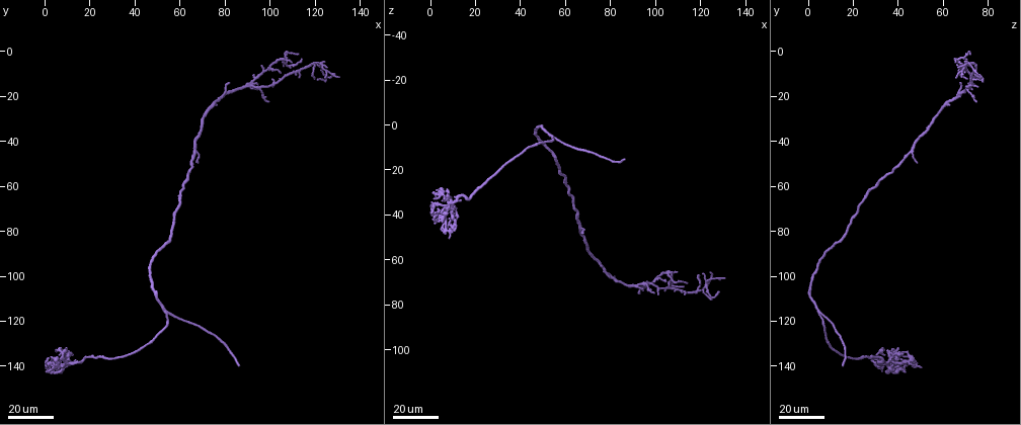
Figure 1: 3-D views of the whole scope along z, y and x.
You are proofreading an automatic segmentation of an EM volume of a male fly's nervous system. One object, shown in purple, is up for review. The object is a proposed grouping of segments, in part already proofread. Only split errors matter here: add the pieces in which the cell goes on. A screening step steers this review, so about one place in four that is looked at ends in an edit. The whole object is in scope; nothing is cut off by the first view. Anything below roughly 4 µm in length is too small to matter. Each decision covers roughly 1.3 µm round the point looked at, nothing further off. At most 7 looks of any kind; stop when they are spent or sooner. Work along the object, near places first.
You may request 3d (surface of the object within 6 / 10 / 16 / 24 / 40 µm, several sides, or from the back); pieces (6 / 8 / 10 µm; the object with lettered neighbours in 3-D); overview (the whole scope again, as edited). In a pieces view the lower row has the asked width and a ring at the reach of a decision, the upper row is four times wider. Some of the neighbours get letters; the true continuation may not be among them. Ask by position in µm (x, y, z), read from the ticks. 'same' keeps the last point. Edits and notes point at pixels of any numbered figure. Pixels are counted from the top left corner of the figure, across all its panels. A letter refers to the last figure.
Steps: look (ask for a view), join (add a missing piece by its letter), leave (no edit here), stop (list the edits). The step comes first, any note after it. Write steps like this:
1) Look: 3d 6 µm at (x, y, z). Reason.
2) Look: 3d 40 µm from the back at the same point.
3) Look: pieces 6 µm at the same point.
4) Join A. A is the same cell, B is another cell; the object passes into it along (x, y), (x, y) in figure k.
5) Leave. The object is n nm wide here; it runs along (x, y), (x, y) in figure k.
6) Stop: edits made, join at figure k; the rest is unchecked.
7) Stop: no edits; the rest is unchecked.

Look: 3d 16 µm at (81, 14, 68). Free end.

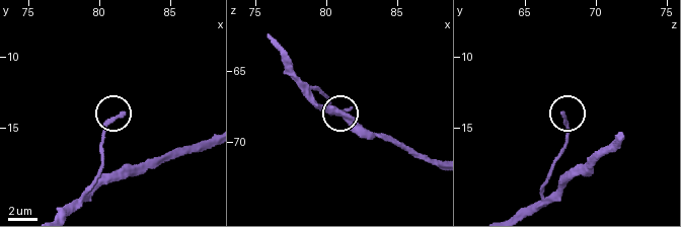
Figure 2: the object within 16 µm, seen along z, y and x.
Look: pieces 8 µm at (81.8, 14.0, 67.6).

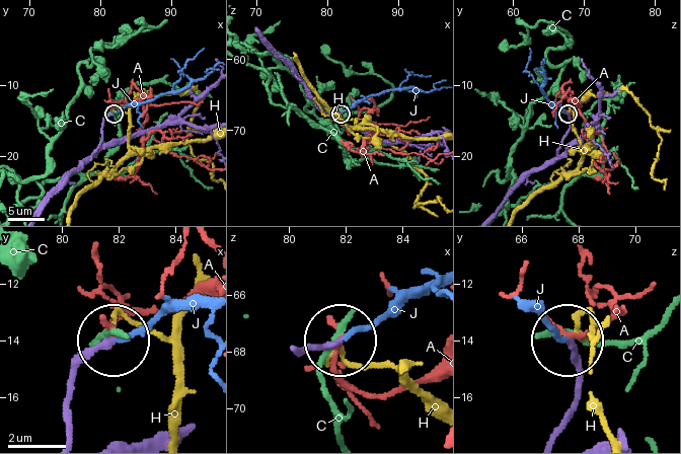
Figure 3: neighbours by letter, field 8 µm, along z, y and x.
Join J. J is the same cell, A, C and H are other cells; the object passes into it along (69, 412), (72, 379), (91, 357), (171, 311), (207, 306) in figure 3; the cell continues.

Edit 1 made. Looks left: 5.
Look: 3d 24 µm at (113, 2, 72). End of a long branch.

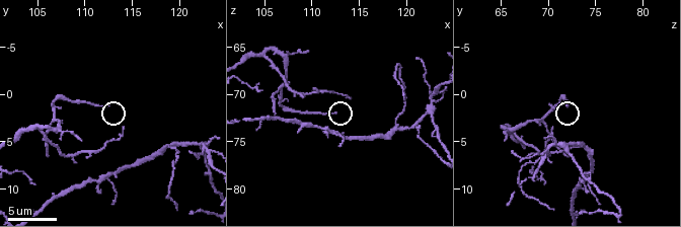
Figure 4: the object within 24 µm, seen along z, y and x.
Look: pieces 6 µm at (112.2, 1.2, 72.2).

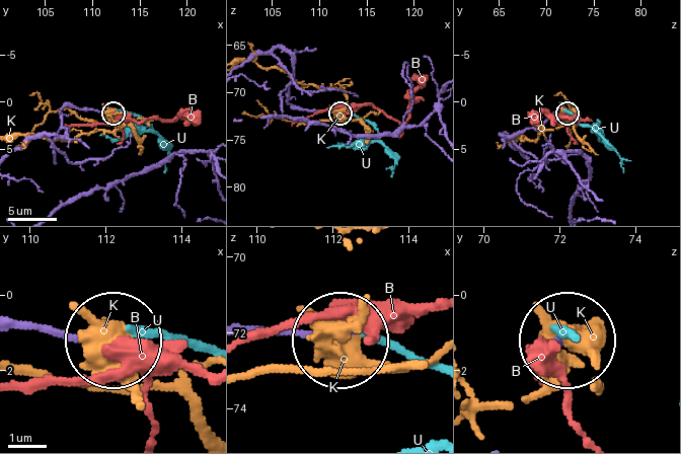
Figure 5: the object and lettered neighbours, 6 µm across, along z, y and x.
Leave. The object is 120 nm wide here; B, K and U are other cells; it runs along (245, 325), (338, 334) in figure 5; no lettered piece goes on from it.

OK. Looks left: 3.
Look: pieces 8 µm at (106.0, 6.4, 71.6).

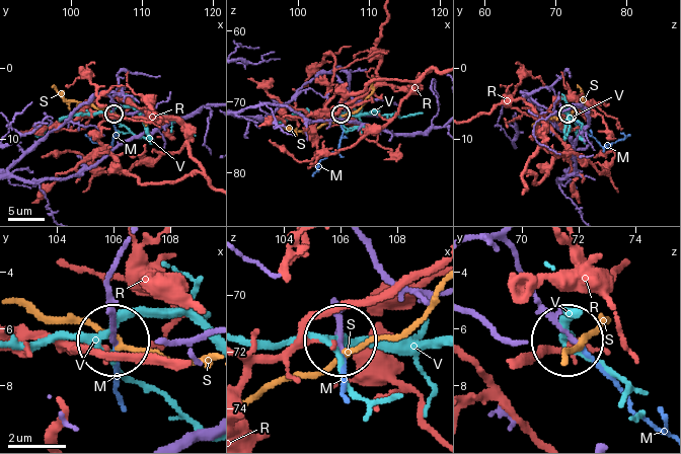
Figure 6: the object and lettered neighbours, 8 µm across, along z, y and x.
Join M. M is the same cell, R, S and V are other cells; the object passes into it along (114, 270), (108, 332), (117, 391) in figure 6; the cell continues.

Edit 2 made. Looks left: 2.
Stop: edits made, join at figure 3, join at figure 6; the rest is unchecked.

